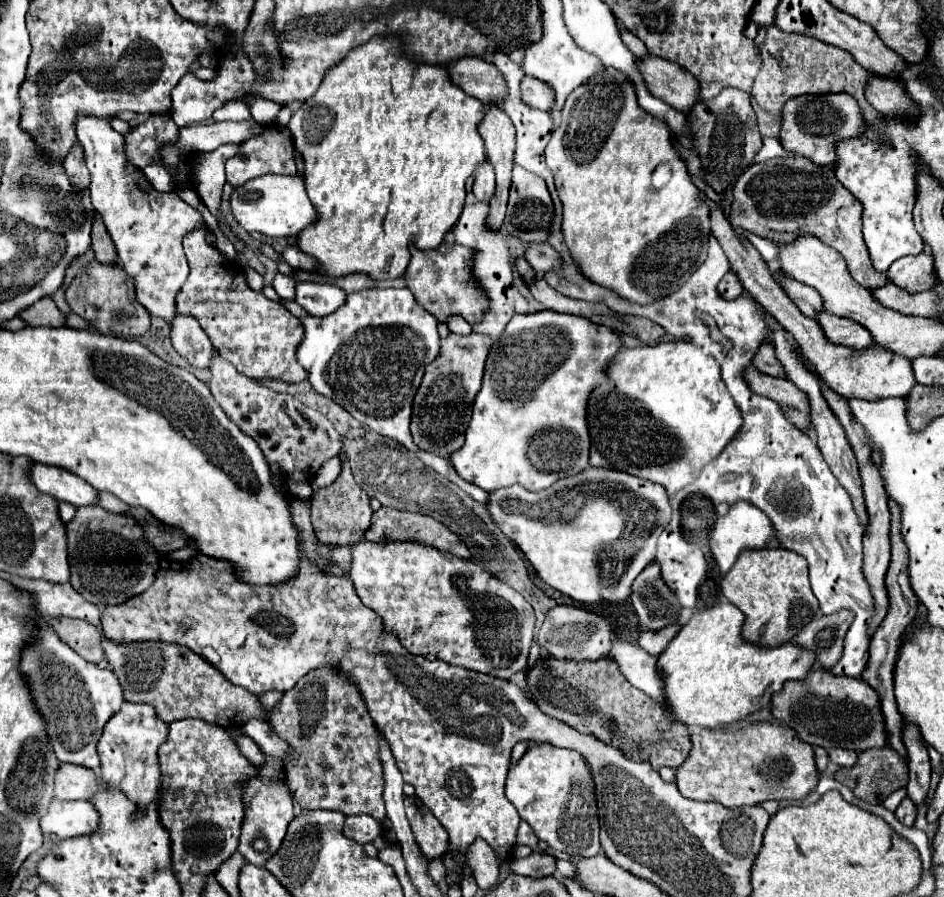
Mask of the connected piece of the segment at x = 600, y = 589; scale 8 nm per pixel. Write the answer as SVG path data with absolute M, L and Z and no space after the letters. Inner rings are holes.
M596 467L584 469L580 475L560 479L538 493L526 491L520 485L494 491L488 497L488 511L502 533L522 549L546 585L586 605L628 601L632 581L642 567L654 561L656 541L672 517L670 499L664 487L622 471Z

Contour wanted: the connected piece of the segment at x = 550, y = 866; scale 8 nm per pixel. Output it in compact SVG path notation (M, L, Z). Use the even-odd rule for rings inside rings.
M534 851L526 859L512 861L512 873L528 875L528 877L546 877L556 871L556 857L550 853Z

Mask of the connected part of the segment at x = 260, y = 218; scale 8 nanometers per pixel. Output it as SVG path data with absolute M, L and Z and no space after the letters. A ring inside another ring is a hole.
M264 175L248 181L244 187L236 187L232 195L232 211L246 231L258 231L268 237L296 237L318 219L316 207L306 195L304 179L298 175Z

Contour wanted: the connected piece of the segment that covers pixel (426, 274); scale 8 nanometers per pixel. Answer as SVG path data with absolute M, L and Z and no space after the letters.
M410 243L412 259L406 267L404 281L408 289L412 289L416 301L420 305L430 307L434 317L440 323L446 323L450 317L460 315L464 317L472 327L480 323L480 319L486 317L486 311L490 307L490 299L484 295L484 287L474 277L474 251L470 247L458 245L458 243L442 243L434 249L434 255L428 257L428 251L420 251L414 243Z

